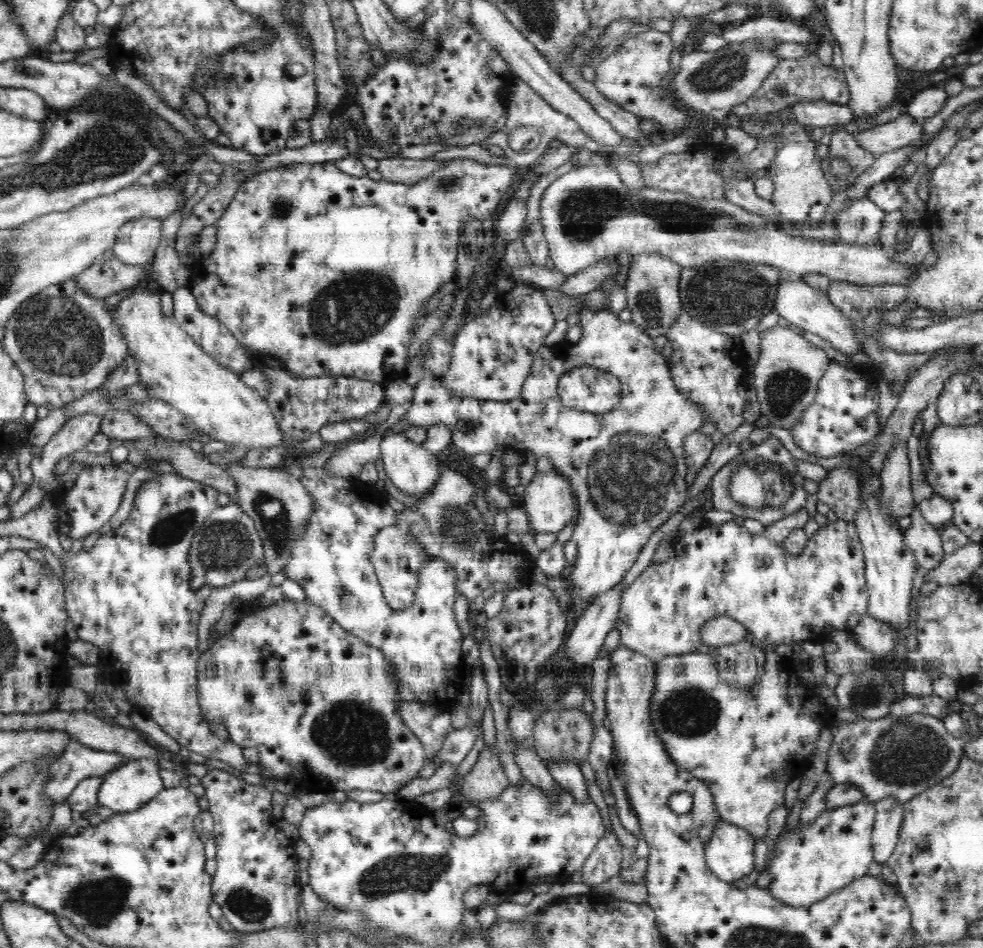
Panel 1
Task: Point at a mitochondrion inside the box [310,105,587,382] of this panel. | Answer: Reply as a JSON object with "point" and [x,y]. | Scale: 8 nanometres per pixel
{"point":[448,183]}

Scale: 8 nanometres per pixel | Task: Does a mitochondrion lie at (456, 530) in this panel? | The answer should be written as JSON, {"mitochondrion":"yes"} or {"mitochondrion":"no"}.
{"mitochondrion":"yes"}

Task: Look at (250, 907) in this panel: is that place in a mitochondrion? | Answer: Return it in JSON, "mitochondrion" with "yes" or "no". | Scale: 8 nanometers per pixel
{"mitochondrion":"yes"}

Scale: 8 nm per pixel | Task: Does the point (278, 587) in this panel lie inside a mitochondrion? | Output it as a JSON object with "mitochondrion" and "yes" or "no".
{"mitochondrion":"no"}

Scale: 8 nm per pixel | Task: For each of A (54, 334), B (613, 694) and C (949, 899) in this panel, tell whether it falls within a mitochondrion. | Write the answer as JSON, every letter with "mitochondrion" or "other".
{"A":"mitochondrion","B":"other","C":"mitochondrion"}

